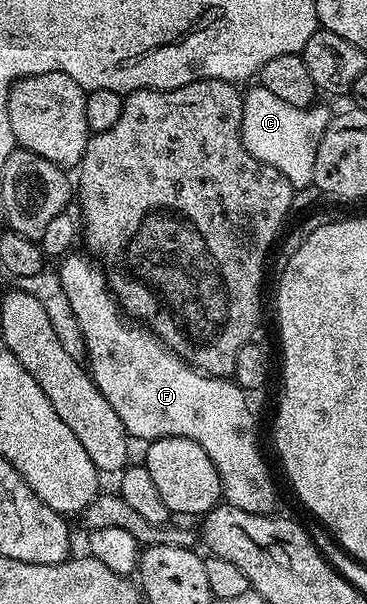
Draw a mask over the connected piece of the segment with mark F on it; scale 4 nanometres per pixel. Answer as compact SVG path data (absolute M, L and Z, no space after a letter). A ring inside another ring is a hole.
M69 254L61 262L65 263L58 267L62 288L65 289L66 298L70 301L84 338L88 373L98 385L102 397L110 401L114 413L118 413L118 421L122 421L125 431L133 440L151 441L169 435L190 437L190 441L198 441L198 445L206 449L210 461L214 461L218 469L220 490L227 502L246 513L273 514L277 510L276 487L272 484L272 475L264 464L264 455L260 452L259 441L256 440L256 419L252 416L251 405L248 404L249 396L231 378L197 371L166 347L153 331L129 319L120 310L120 304L112 294L103 270L87 254L76 254Z

